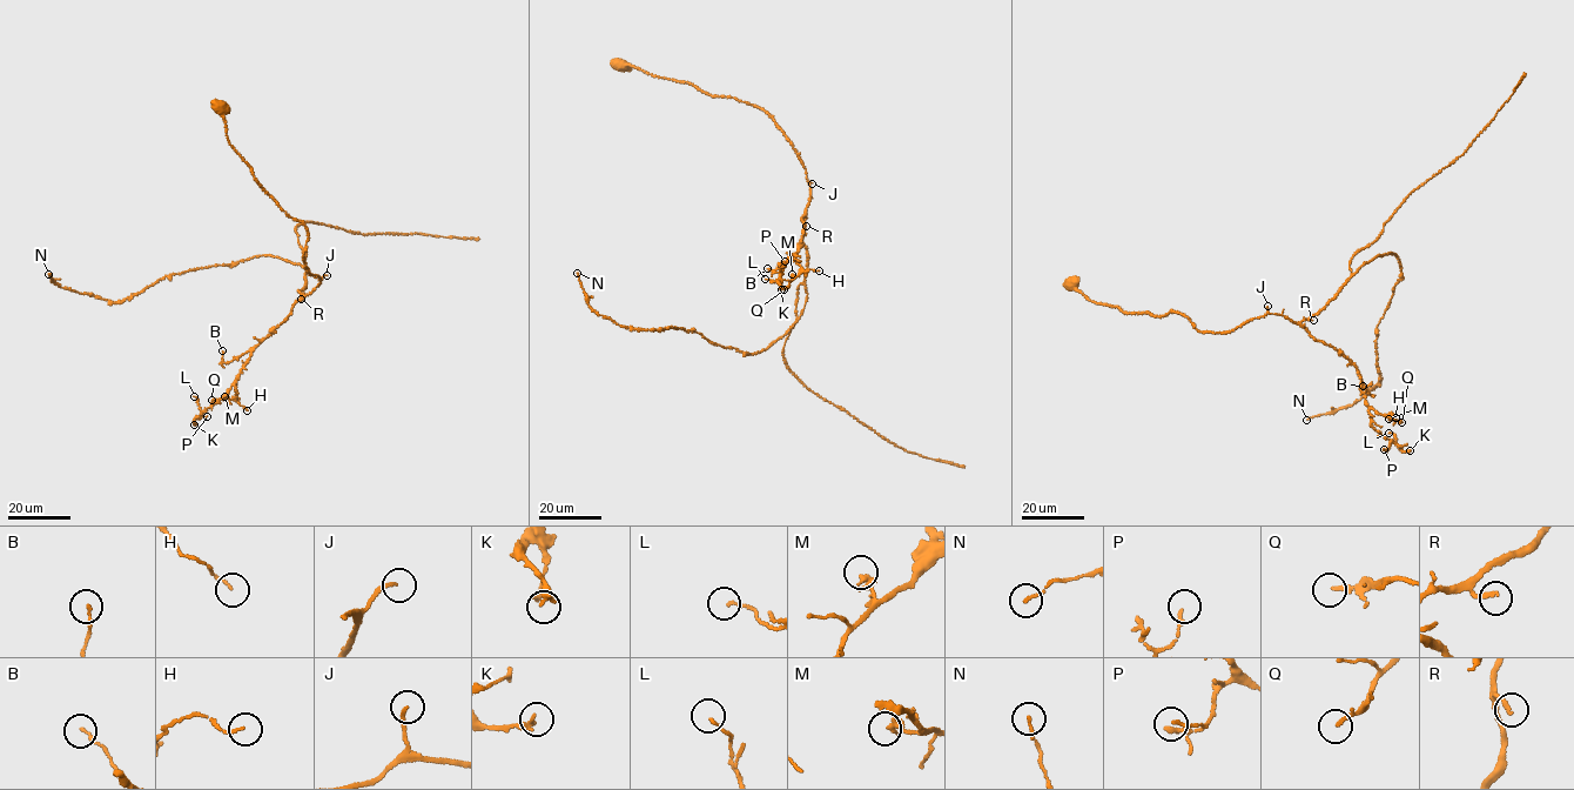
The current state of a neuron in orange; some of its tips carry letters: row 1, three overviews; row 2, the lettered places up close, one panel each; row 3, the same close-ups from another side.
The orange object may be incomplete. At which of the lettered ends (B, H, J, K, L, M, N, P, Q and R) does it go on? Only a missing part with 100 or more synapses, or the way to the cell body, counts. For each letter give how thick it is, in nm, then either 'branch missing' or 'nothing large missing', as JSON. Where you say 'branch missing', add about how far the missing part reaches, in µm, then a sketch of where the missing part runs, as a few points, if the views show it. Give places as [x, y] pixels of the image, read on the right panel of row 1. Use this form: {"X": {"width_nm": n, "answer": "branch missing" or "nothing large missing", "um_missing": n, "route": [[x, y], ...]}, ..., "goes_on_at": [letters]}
{"B": {"width_nm": 110, "answer": "nothing large missing"}, "H": {"width_nm": 130, "answer": "nothing large missing"}, "J": {"width_nm": 150, "answer": "nothing large missing"}, "K": {"width_nm": 280, "answer": "nothing large missing"}, "L": {"width_nm": 110, "answer": "nothing large missing"}, "M": {"width_nm": 320, "answer": "nothing large missing"}, "N": {"width_nm": 120, "answer": "nothing large missing"}, "P": {"width_nm": 150, "answer": "nothing large missing"}, "Q": {"width_nm": 180, "answer": "nothing large missing"}, "R": {"width_nm": 190, "answer": "nothing large missing"}, "goes_on_at": []}

